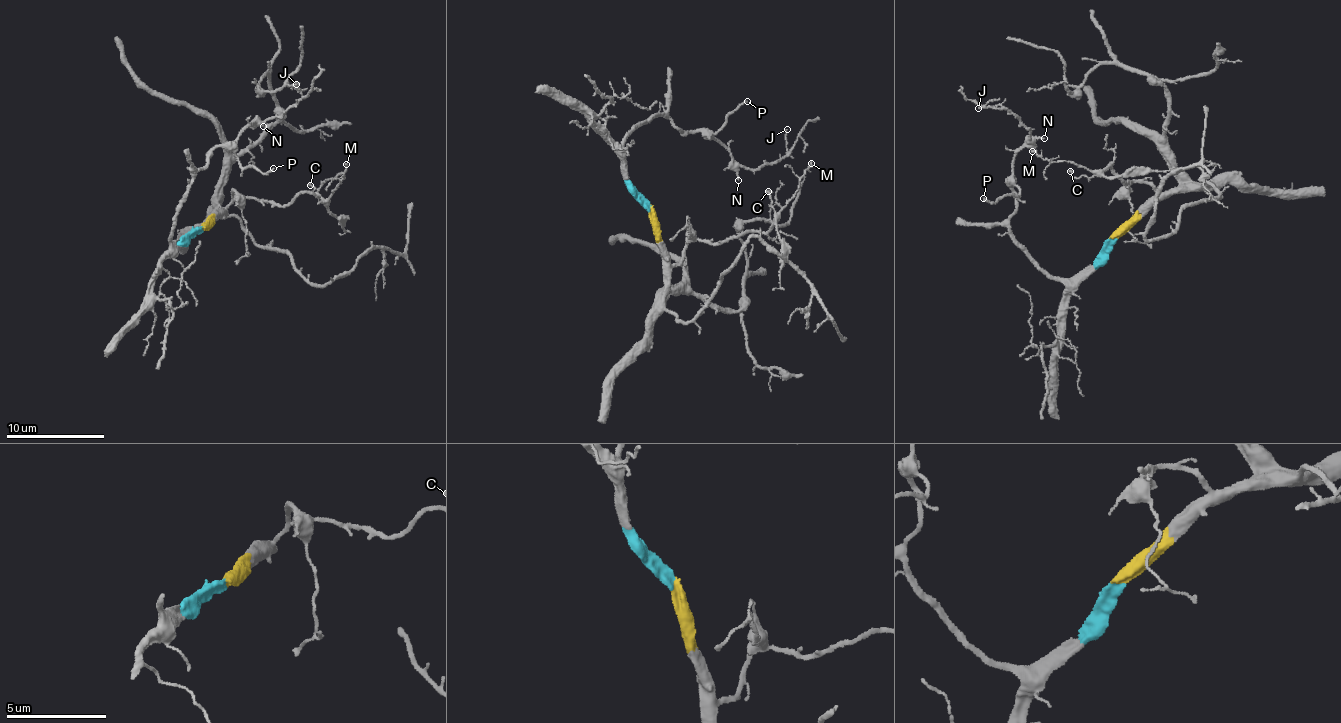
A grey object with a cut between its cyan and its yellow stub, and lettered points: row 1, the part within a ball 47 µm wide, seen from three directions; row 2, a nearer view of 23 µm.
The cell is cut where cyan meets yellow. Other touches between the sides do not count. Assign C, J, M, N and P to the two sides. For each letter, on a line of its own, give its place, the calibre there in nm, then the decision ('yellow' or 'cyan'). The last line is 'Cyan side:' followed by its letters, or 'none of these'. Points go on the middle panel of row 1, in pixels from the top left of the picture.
C: at (768, 191); 130 nm thick; yellow
J: at (787, 129); 110 nm thick; cyan
M: at (811, 163); 100 nm thick; yellow
N: at (738, 180); 110 nm thick; cyan
P: at (747, 101); 140 nm thick; cyan
Cyan side: J, N, P

